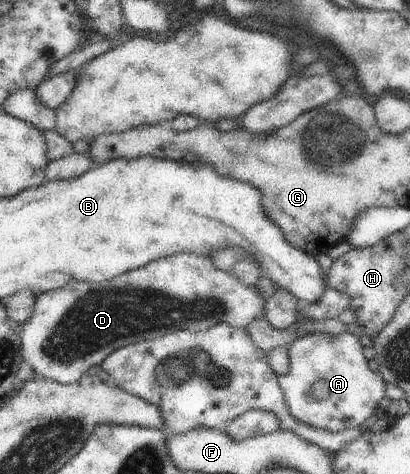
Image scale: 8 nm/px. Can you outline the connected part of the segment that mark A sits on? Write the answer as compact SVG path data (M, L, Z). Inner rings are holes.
M316 331L294 340L289 347L290 368L286 374L278 377L286 404L294 418L315 427L339 431L359 428L376 412L381 398L385 395L385 382L379 372L374 372L368 367L369 360L364 357L364 344L363 339L354 333L334 336Z

